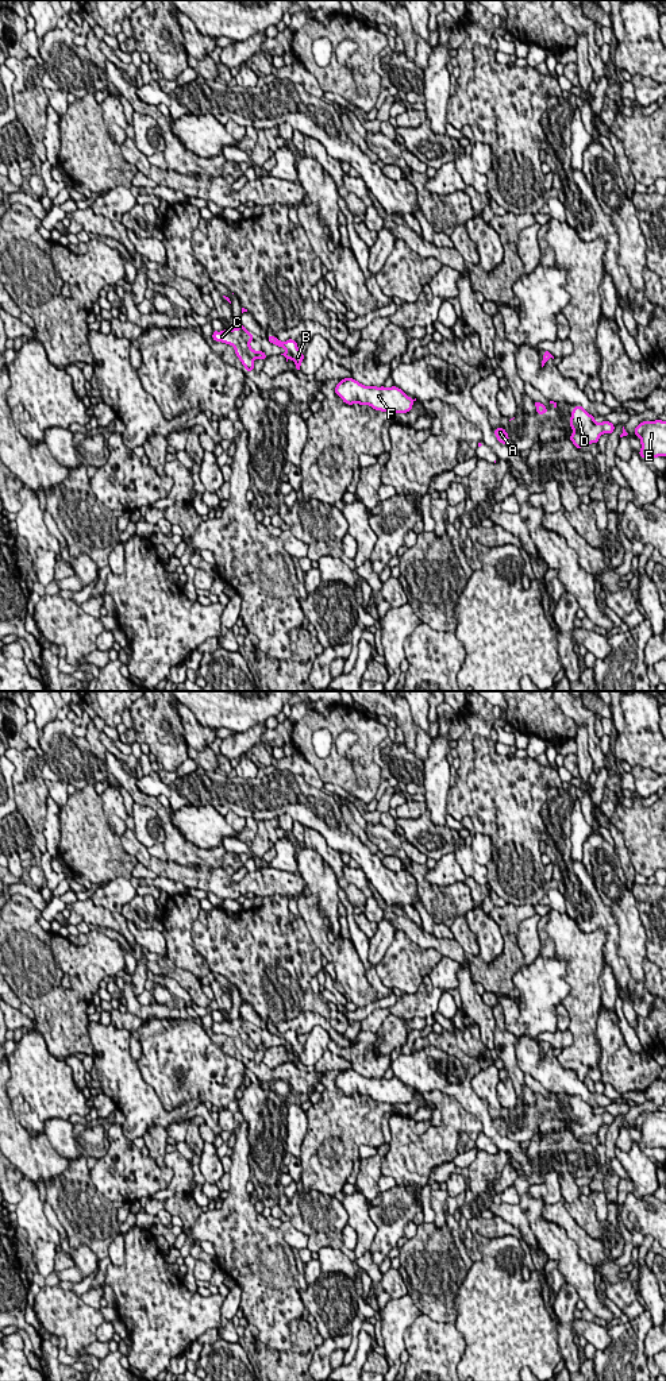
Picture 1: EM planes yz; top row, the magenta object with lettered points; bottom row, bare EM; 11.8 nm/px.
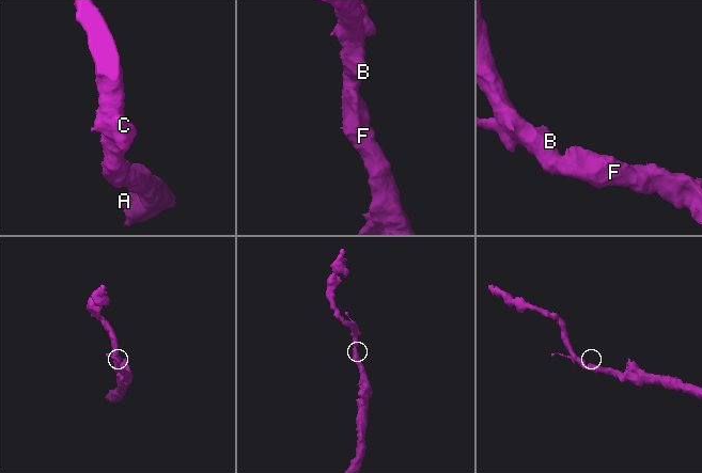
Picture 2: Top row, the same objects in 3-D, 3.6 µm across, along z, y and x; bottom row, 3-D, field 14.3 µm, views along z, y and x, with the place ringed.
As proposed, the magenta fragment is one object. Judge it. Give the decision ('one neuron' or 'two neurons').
two neurons

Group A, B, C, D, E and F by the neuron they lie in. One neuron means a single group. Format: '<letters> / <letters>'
A B D E F / C

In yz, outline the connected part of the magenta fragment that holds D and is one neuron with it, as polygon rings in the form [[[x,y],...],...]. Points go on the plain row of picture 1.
[[[581,1096],[574,1098],[569,1112],[574,1122],[569,1130],[578,1141],[584,1134],[597,1135],[603,1125],[612,1126],[615,1122],[615,1116],[609,1112],[596,1114],[594,1107],[589,1106]]]

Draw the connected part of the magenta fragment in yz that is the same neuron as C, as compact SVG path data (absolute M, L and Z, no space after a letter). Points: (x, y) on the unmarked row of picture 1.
M231 1019L230 1022L223 1021L222 1023L217 1023L213 1021L213 1025L212 1025L212 1030L215 1033L222 1033L222 1034L232 1037L236 1048L245 1057L246 1062L253 1062L254 1061L254 1050L251 1050L250 1046L246 1045L245 1041L242 1039L240 1034L239 1034L240 1027L243 1027L249 1035L254 1030L251 1023L242 1022L240 1019Z

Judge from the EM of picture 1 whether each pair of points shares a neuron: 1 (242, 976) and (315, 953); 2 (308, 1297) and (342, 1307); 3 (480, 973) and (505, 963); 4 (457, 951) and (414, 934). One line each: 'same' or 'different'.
1: same
2: same
3: same
4: same

